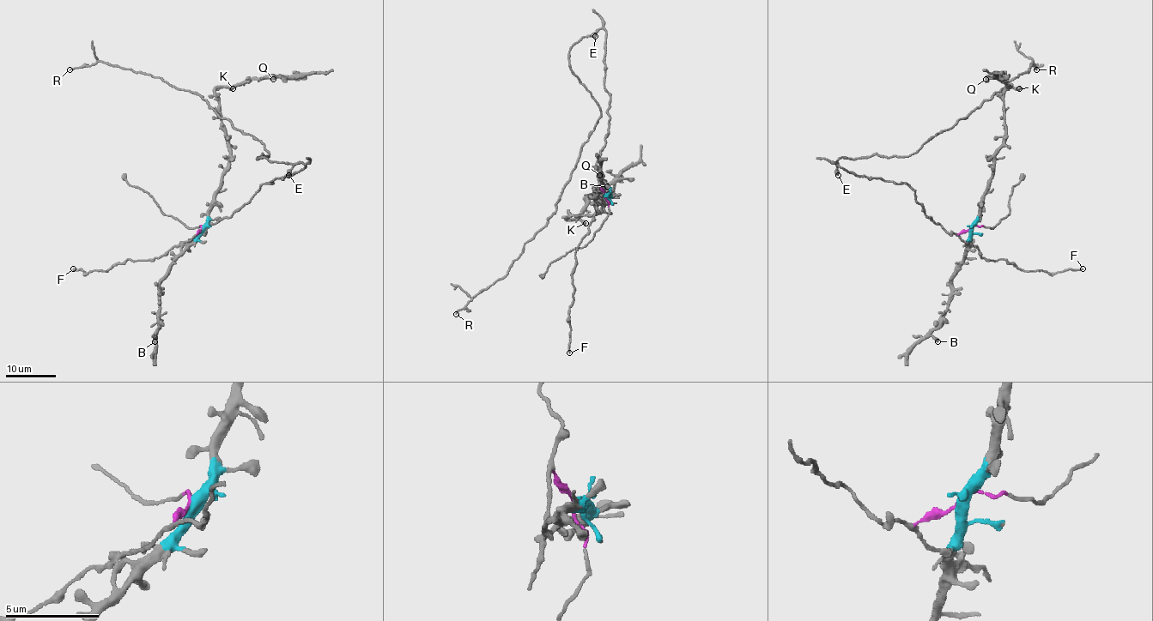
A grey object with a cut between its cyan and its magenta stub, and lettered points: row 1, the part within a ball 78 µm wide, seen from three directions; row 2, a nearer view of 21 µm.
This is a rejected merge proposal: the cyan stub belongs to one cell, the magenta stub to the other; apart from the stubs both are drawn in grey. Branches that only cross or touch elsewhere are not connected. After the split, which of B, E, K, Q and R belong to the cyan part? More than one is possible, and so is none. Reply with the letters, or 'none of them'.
B, K, Q

